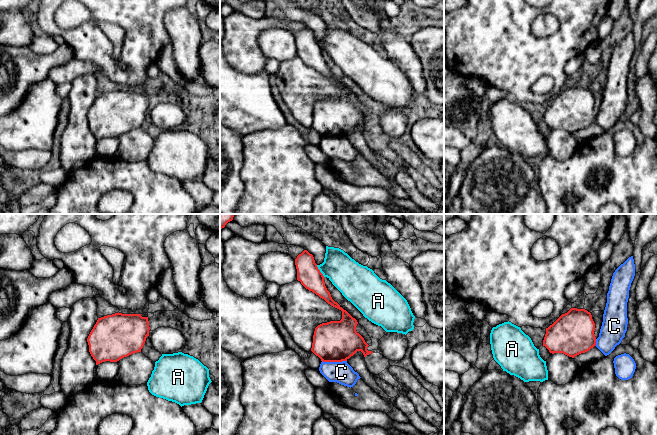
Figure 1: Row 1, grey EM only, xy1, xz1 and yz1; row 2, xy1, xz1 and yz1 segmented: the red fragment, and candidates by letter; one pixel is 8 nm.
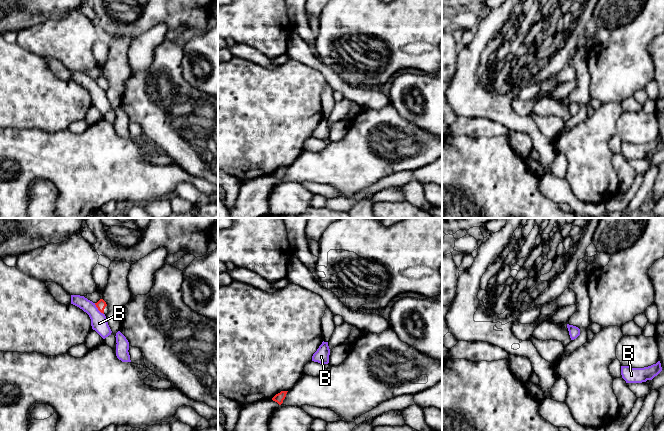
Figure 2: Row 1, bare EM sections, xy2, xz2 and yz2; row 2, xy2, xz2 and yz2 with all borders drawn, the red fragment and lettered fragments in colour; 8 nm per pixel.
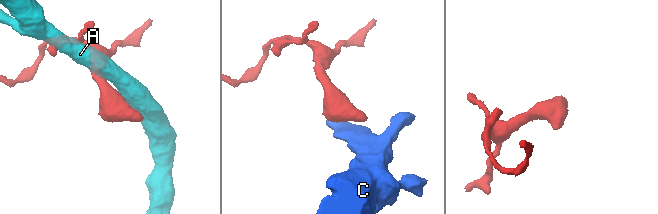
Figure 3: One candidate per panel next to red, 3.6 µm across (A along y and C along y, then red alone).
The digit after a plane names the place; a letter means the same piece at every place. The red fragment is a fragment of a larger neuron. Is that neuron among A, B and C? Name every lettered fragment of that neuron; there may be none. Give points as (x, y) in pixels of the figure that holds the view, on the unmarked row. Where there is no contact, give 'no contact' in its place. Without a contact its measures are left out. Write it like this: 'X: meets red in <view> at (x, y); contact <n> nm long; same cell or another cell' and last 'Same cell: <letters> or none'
A: meets red in xz1 at (319, 47); contact 120 nm long; another cell
B: meets red in xy2 at (98, 85); contact 120 nm long; another cell
C: meets red in xz1 at (334, 137); contact 200 nm long; another cell
Same cell: none

